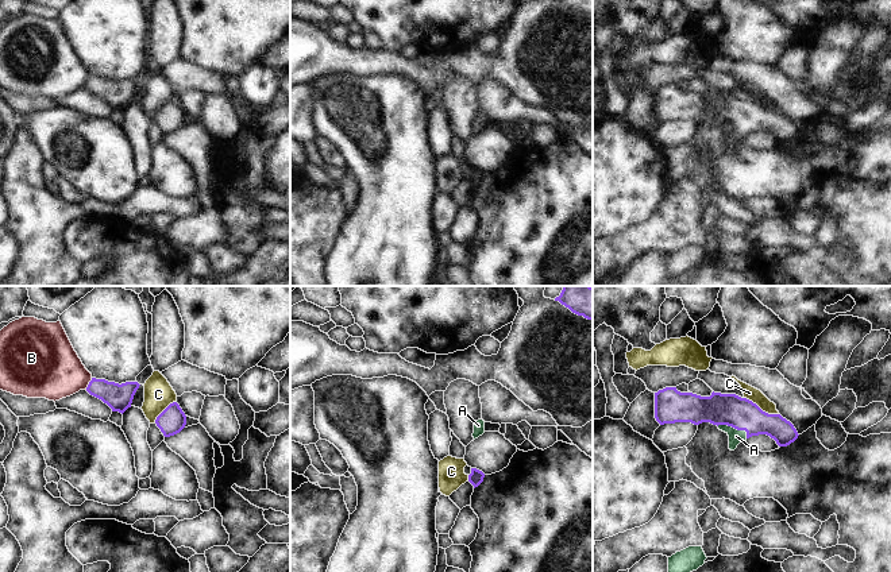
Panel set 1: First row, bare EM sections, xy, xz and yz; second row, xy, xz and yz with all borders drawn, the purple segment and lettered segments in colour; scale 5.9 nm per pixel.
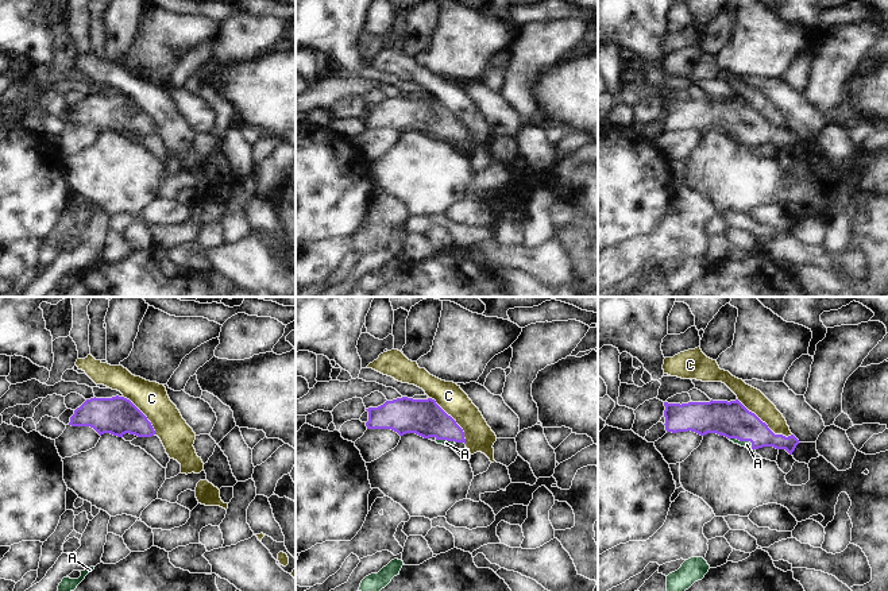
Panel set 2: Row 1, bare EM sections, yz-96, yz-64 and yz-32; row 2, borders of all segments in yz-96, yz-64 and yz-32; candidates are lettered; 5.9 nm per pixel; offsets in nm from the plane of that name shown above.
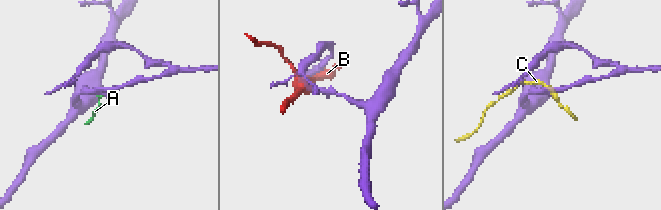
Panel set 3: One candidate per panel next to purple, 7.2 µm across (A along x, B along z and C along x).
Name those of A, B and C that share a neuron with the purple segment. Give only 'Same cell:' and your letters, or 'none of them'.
Same cell: A

